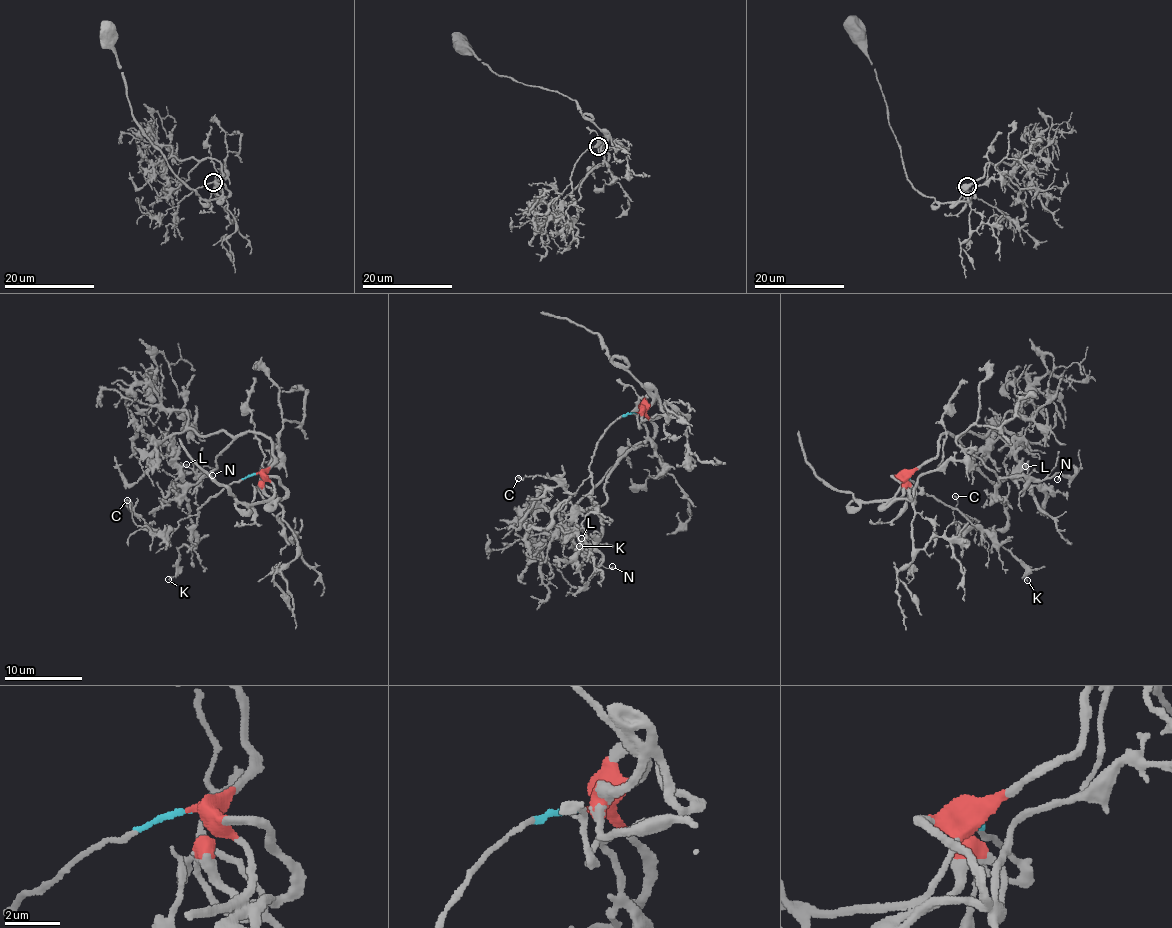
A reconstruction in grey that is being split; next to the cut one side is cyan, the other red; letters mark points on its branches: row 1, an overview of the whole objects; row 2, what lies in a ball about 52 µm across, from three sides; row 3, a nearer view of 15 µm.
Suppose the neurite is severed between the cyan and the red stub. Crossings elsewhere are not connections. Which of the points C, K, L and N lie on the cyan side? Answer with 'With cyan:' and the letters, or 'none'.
With cyan: C, K

